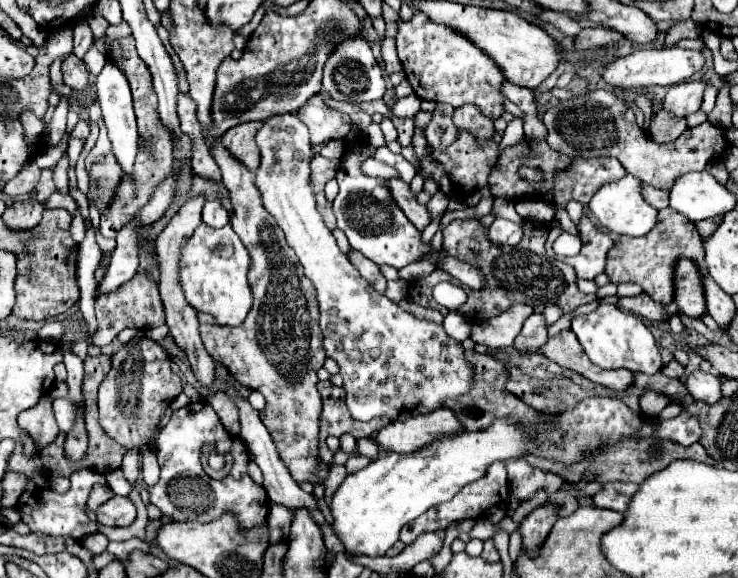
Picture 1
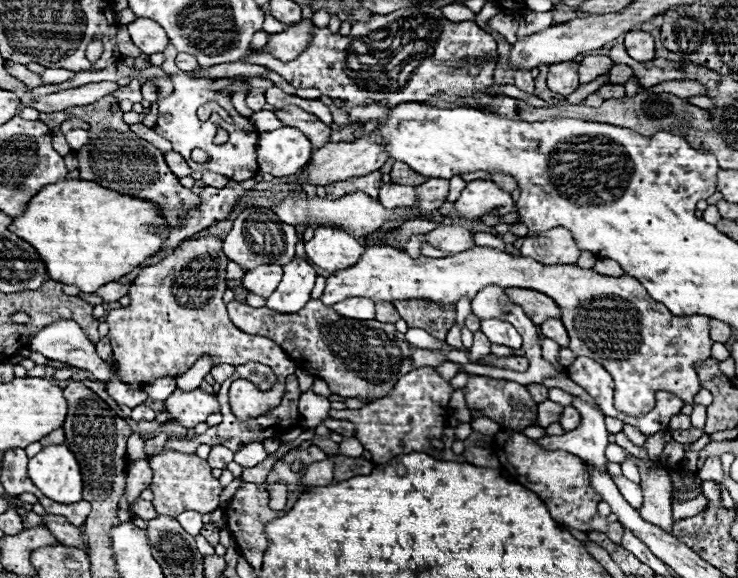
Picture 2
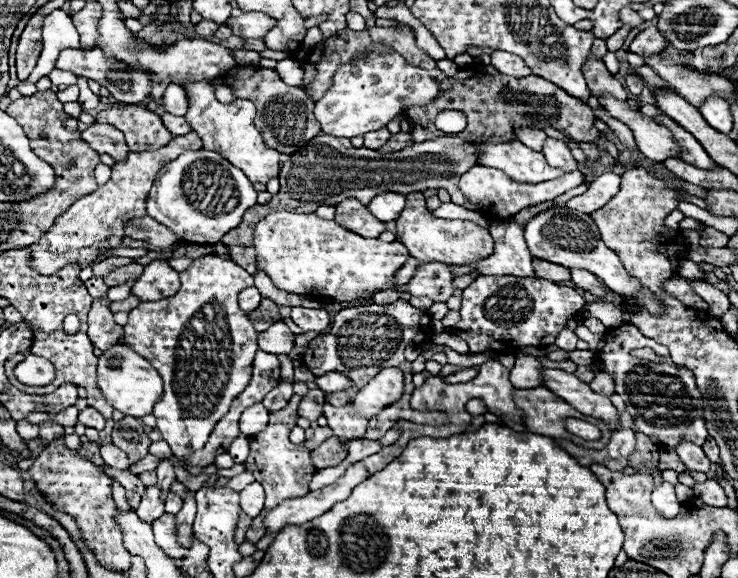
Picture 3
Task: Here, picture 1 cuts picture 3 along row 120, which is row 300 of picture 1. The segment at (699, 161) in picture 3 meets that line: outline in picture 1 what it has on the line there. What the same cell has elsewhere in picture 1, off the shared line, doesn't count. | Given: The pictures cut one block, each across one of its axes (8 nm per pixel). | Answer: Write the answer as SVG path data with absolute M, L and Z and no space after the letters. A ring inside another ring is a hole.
M664 208L660 210L660 224L646 236L631 238L620 235L616 238L614 248L610 248L606 258L606 274L614 284L636 282L654 300L670 304L674 300L674 266L678 258L704 260L702 236L698 234L696 224L690 222L686 216L682 216L674 208Z

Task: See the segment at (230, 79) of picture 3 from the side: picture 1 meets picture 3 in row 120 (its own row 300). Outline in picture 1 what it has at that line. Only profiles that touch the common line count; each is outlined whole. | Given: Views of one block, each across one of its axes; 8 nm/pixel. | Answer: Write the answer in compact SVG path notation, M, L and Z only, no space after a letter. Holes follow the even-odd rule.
M216 144L212 156L222 170L222 184L230 192L230 224L252 256L248 282L252 284L254 306L242 326L228 328L200 324L202 344L214 360L220 360L230 370L238 384L258 390L266 398L268 412L264 412L264 420L268 420L268 428L276 428L284 436L276 448L284 464L288 464L292 478L296 482L324 486L330 466L320 460L318 452L322 400L316 390L316 372L324 366L326 352L318 326L320 312L316 290L284 240L284 232L280 232L278 224L262 206L260 194L254 186L254 172L248 172L238 160L232 160L222 144Z

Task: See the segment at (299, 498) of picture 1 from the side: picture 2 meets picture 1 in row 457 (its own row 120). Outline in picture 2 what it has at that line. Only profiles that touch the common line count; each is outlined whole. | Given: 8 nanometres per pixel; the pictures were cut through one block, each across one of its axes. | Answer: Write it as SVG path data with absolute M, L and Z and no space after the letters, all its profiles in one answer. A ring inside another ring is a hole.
M260 110L260 112L254 112L250 116L252 124L260 130L260 132L266 132L266 130L272 130L272 128L280 128L282 122L274 116L274 112L268 112L268 110Z

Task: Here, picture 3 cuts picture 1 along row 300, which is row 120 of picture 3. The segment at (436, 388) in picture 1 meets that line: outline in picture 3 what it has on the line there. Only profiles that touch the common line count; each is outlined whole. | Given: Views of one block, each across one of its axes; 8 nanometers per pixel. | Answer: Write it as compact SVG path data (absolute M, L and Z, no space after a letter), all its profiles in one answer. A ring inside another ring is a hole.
M372 44L352 62L338 68L338 72L332 78L332 88L316 102L314 114L316 114L316 120L322 124L324 134L330 134L336 138L354 138L354 136L364 136L366 132L386 128L390 120L394 120L400 114L406 114L408 108L416 104L426 106L432 100L436 100L438 94L440 94L438 82L428 74L428 70L408 64L402 54L398 54L386 44Z

